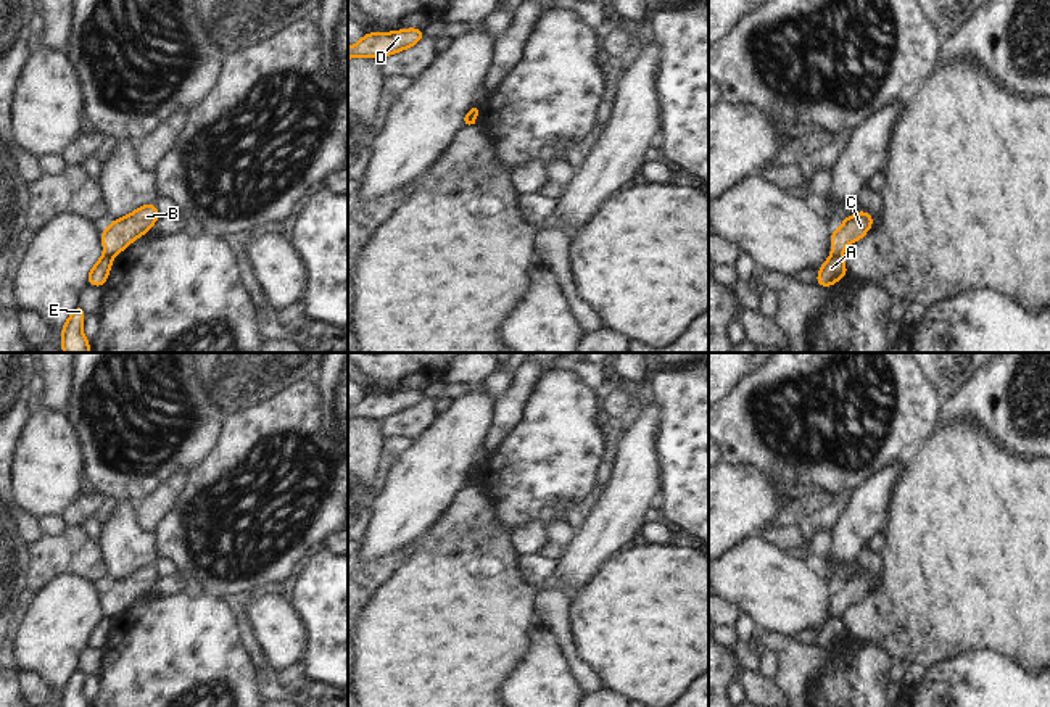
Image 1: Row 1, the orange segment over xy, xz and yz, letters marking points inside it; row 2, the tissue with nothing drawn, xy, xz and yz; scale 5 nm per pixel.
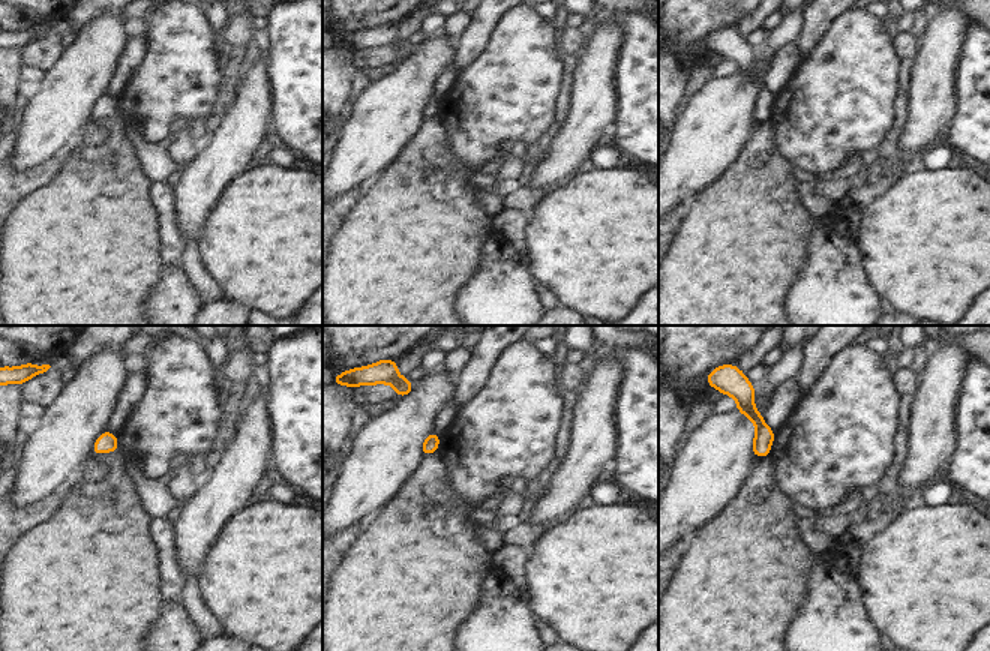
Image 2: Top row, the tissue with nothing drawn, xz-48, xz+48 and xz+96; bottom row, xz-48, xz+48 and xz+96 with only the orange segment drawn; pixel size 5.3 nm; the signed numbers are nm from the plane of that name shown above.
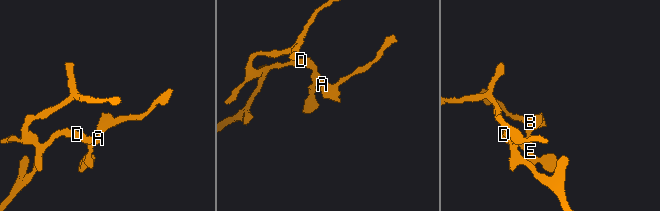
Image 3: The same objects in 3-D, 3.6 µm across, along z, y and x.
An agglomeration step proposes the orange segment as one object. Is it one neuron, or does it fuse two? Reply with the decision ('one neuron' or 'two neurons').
two neurons

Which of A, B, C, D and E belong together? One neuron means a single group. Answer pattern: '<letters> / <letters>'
A D E / B C

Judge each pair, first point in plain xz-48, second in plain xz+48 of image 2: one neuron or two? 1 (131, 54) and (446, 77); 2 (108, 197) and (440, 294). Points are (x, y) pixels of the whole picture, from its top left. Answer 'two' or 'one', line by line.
1: two
2: one

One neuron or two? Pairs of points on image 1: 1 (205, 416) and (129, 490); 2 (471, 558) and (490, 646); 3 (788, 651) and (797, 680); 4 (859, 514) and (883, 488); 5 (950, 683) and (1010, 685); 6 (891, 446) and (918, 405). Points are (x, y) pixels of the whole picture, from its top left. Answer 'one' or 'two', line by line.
1: one
2: one
3: one
4: one
5: one
6: one

